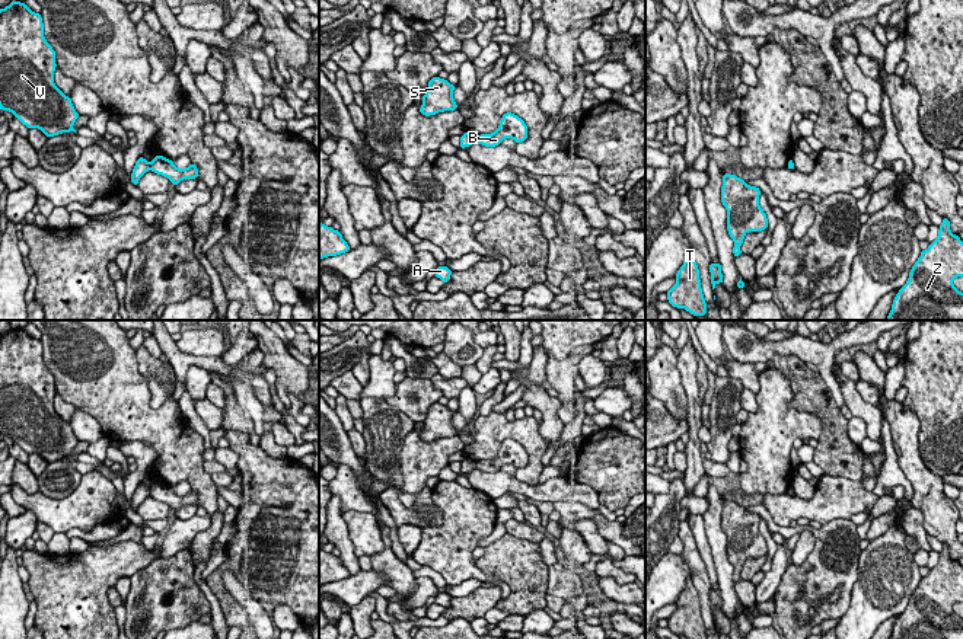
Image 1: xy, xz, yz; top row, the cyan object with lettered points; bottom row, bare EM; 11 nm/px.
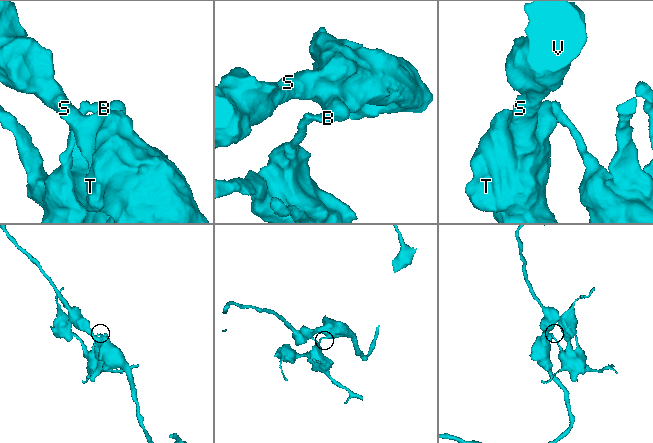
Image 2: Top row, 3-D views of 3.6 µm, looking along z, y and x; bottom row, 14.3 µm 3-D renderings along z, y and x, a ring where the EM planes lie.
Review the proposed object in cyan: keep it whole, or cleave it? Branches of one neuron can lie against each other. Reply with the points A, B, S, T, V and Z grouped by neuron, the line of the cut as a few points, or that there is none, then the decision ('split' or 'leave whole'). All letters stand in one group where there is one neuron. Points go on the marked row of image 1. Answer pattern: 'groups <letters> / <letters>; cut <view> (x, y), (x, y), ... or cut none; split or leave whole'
groups A Z / B S T V; cut xy (149, 163), (150, 169); split

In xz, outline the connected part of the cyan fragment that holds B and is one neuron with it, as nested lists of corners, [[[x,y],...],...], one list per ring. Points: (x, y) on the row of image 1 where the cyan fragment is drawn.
[[[511,112],[503,115],[498,128],[492,134],[476,135],[476,143],[485,147],[495,147],[506,138],[513,138],[516,143],[527,140],[527,125]]]

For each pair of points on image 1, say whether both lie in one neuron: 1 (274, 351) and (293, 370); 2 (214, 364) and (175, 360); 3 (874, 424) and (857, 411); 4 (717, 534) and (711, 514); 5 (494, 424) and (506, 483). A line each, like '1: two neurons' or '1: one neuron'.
1: one neuron
2: one neuron
3: one neuron
4: one neuron
5: two neurons

